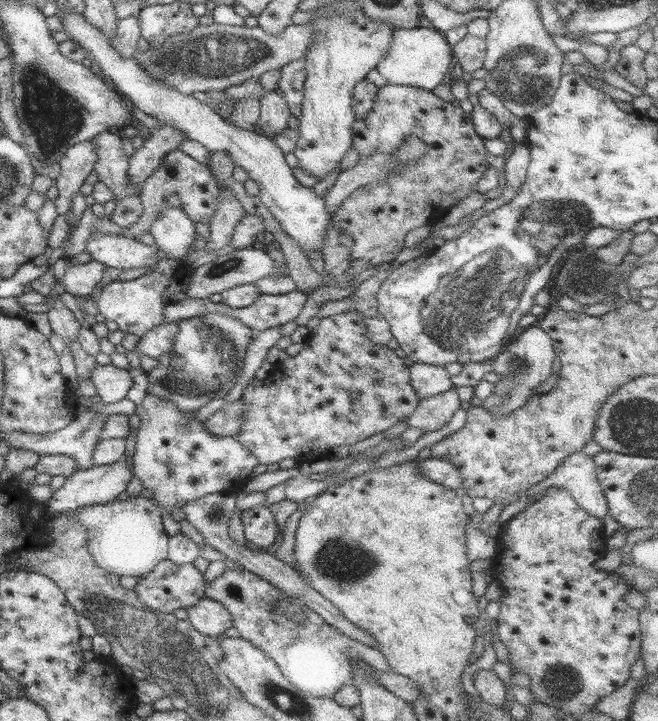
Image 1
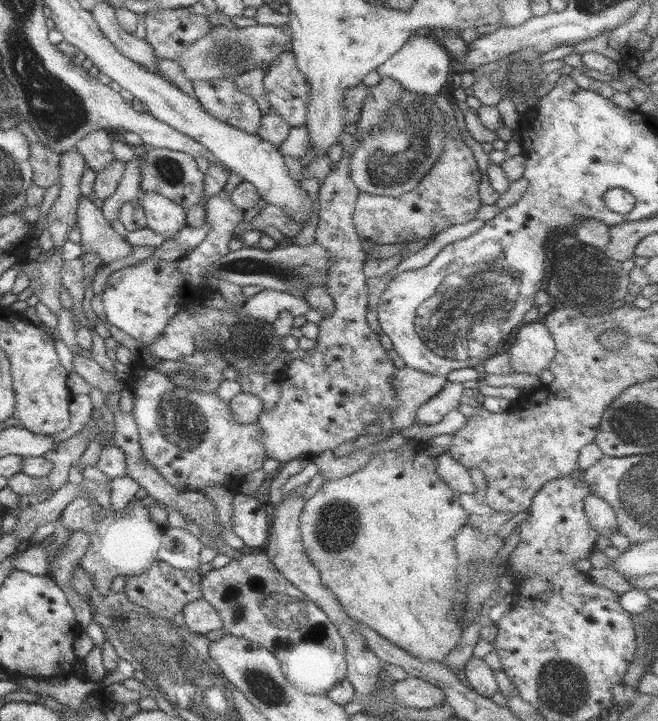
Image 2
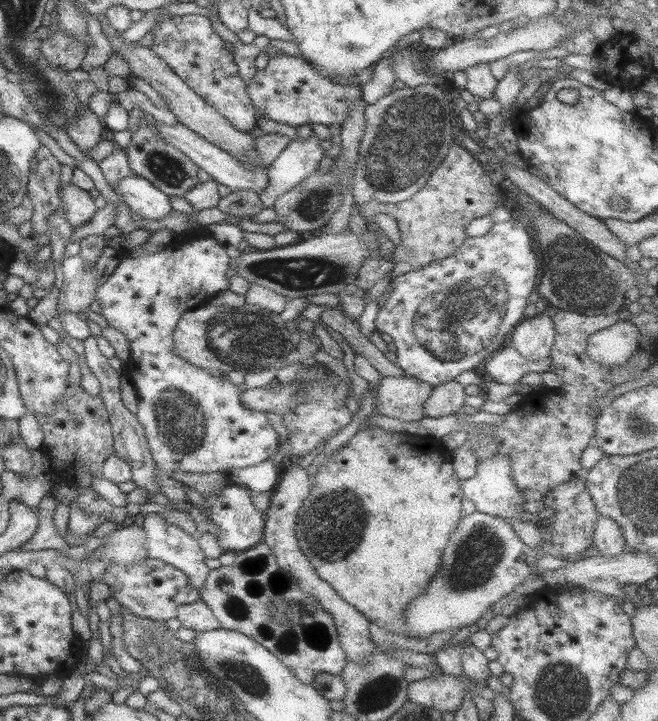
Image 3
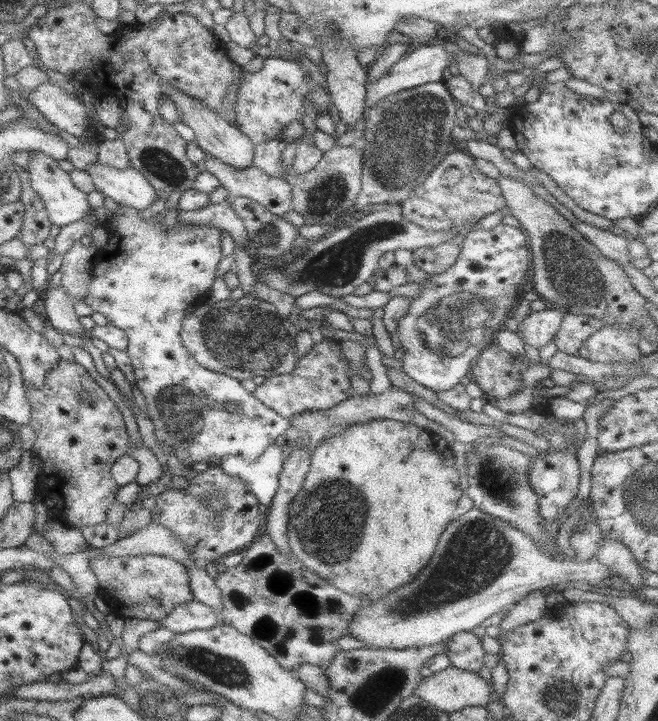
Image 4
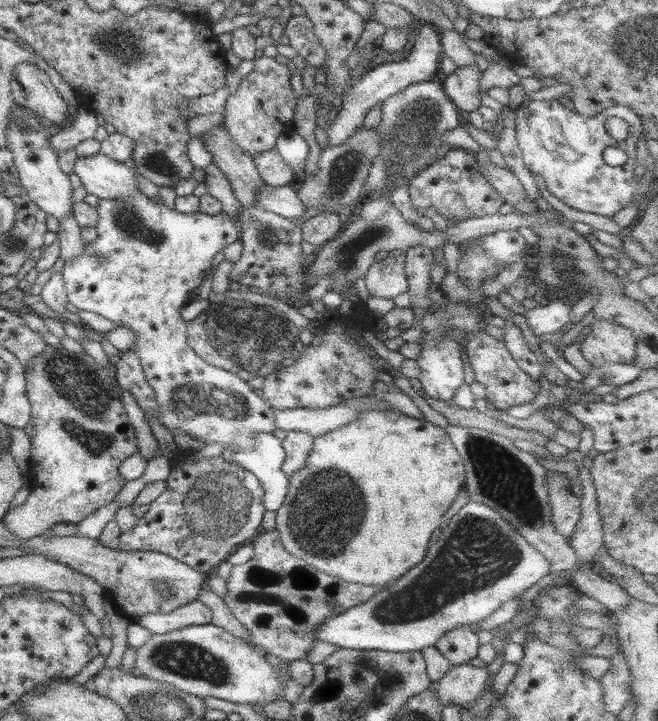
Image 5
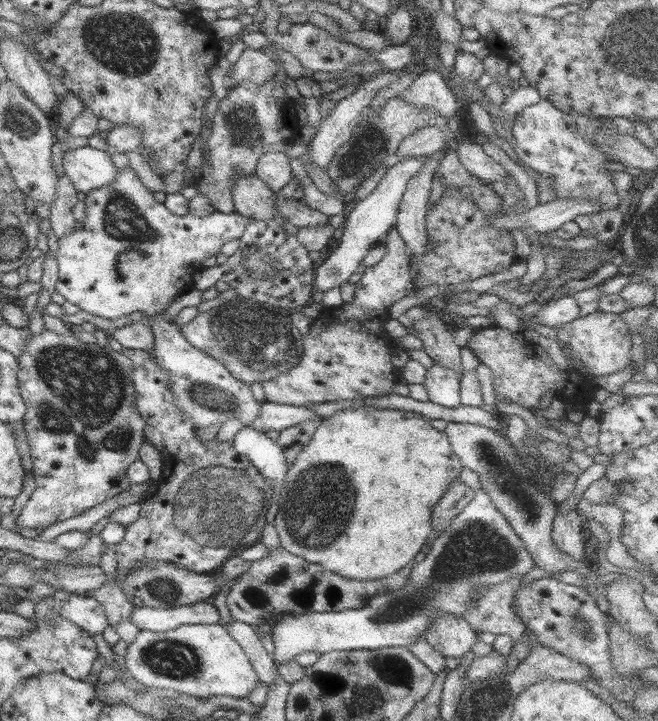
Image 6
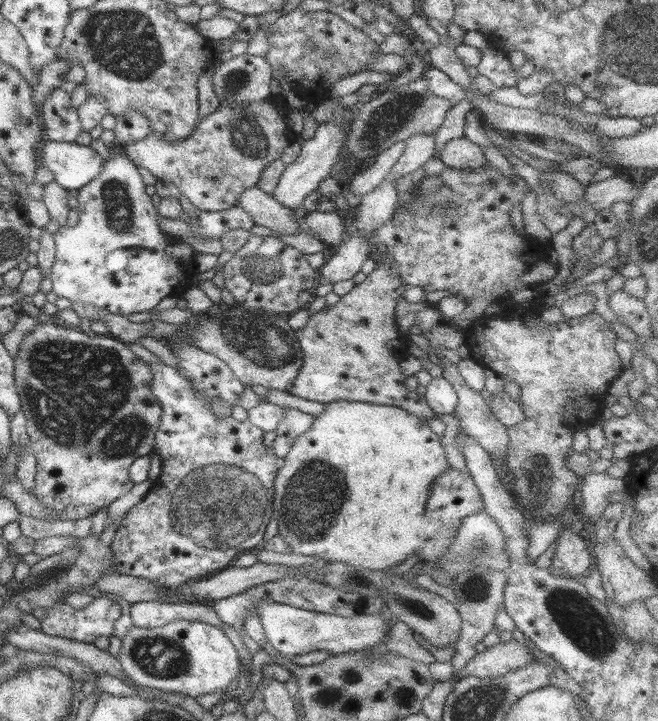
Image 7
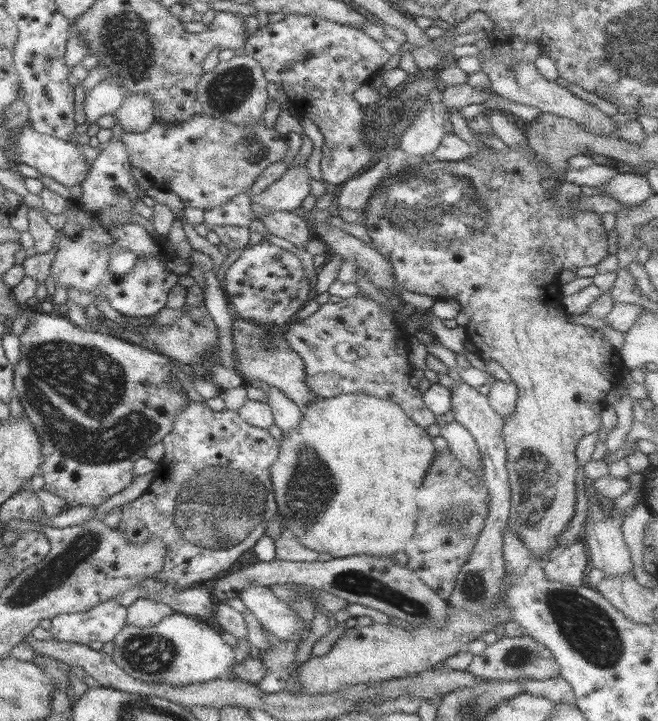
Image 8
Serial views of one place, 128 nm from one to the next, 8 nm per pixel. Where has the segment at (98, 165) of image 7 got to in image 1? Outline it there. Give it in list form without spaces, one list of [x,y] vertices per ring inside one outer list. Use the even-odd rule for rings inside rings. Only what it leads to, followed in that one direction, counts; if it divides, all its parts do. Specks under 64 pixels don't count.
[[[166,208],[151,220],[150,234],[154,236],[156,247],[166,252],[165,258],[184,263],[197,233],[195,222],[183,210]]]

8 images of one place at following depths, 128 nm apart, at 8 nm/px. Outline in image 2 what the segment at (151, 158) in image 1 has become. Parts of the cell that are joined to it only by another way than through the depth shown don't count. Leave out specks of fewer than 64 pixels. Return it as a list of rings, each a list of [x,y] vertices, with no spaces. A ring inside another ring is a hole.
[[[138,150],[137,155],[126,163],[126,169],[120,183],[118,184],[115,194],[104,200],[102,208],[103,215],[108,221],[118,219],[118,212],[126,202],[133,201],[141,194],[141,171],[140,171],[140,158],[142,158],[143,151]]]

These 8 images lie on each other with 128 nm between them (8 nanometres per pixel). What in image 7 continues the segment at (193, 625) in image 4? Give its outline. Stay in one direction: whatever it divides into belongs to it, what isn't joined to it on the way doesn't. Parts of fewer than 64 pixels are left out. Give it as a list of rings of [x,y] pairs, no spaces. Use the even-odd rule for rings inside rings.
[[[145,601],[131,604],[131,620],[138,628],[160,628],[176,620],[198,620],[224,630],[224,624],[211,603],[166,603]]]

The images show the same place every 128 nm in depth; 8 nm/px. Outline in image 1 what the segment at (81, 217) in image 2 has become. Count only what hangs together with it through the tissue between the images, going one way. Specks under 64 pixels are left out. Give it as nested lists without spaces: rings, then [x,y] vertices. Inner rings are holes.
[[[94,232],[86,244],[86,252],[92,260],[97,260],[110,268],[130,270],[130,268],[148,268],[145,274],[154,271],[158,264],[158,248],[148,246],[136,239],[114,234],[100,234]]]

